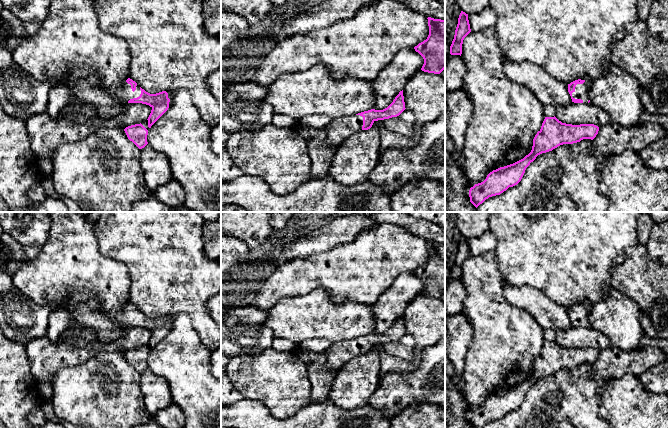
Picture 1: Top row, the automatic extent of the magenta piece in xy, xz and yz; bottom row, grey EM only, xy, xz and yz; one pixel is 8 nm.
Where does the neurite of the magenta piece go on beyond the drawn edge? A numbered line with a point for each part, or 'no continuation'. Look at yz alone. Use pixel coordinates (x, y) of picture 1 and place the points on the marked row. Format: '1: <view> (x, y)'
1: yz (581, 92)

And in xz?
1: xz (339, 129)

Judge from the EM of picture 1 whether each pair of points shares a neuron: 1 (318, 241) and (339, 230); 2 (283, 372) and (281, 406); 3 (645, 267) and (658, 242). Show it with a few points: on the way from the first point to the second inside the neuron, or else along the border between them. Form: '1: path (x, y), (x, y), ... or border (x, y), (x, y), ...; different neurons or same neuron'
1: path (323, 238), (334, 233); same neuron
2: path (283, 380), (283, 396), (281, 398); same neuron
3: border (645, 245), (648, 254), (658, 263); different neurons

